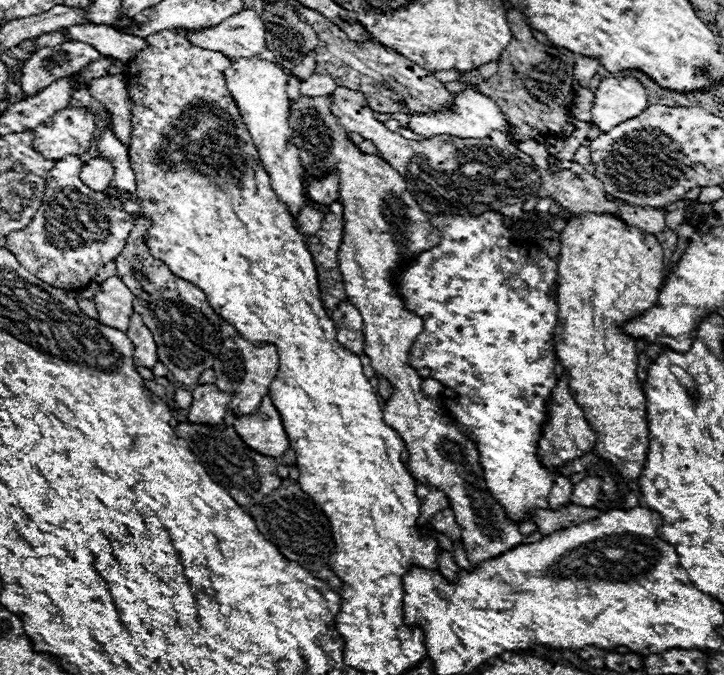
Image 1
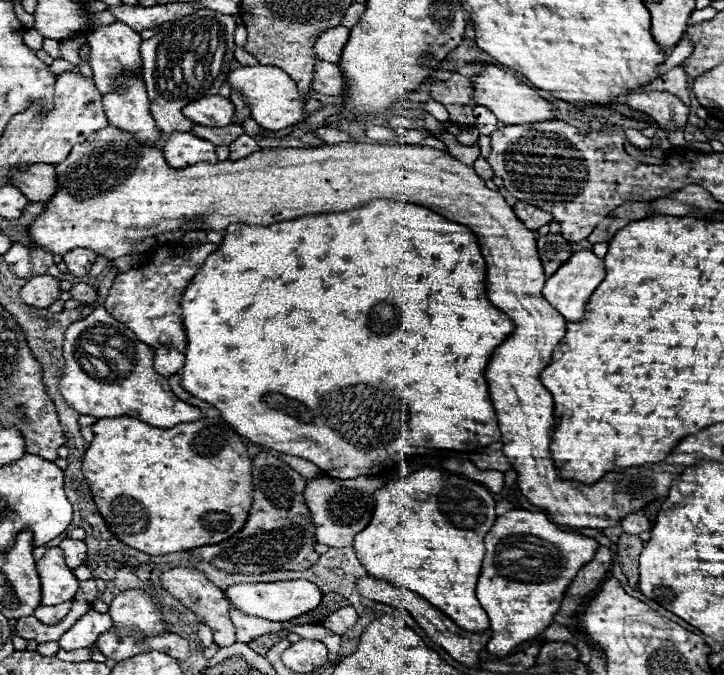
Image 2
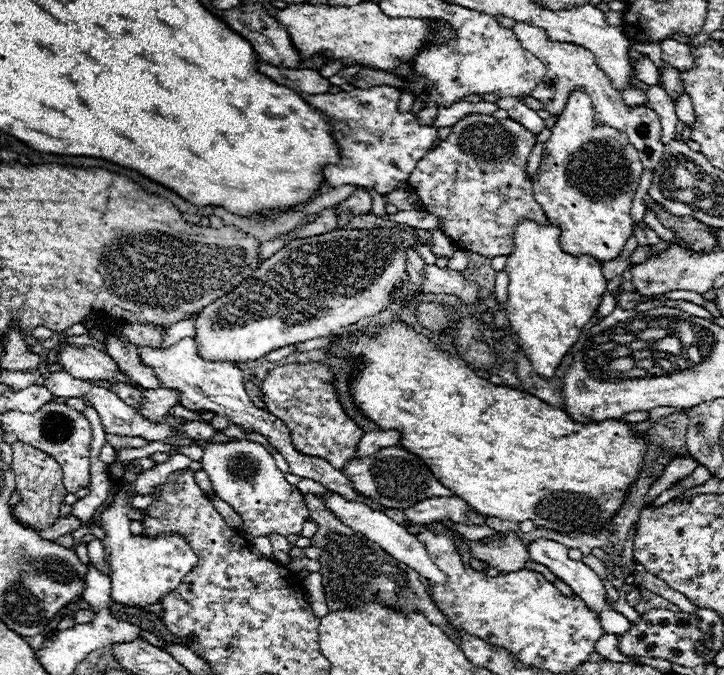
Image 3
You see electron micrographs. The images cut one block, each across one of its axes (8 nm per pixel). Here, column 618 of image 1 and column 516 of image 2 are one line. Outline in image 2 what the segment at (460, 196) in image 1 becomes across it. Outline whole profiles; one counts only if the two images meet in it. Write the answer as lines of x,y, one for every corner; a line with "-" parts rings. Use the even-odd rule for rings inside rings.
516,202
514,204
514,212
518,216
520,222
524,222
526,228
530,230
538,230
540,226
546,226
552,222
552,216
536,206
530,206
530,204
524,204
524,202

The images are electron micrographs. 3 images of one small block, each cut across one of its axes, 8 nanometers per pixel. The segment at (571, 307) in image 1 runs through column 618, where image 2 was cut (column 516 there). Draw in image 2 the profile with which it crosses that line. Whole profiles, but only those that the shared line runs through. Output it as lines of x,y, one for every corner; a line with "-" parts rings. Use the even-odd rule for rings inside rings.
106,126
78,148
72,148
70,156
56,164
58,172
58,190
50,202
46,202
46,210
40,218
30,226
30,240
40,250
52,254
66,254
72,248
90,248
96,254
106,256
108,260
116,260
120,256
130,254
132,244
142,238
152,238
162,232
178,230
182,224
188,224
192,218
202,218
206,230
226,230
234,222
246,224
274,224
306,214
326,214
326,212
342,212
356,206
366,204
374,198
384,200
402,200
420,204
430,208
444,218
468,226
478,236
481,254
486,260
486,288
488,300
500,308
504,314
512,318
516,330
494,350
488,368
486,382
490,388
490,398
496,408
500,434
504,442
504,456
510,460
512,468
518,474
518,486
522,494
538,508
544,508
552,514
550,522
562,524
568,528
608,528
620,524
624,516
630,512
638,512
646,504
664,498
672,486
672,482
686,468
684,464
674,464
672,458
662,460
660,464
644,464
644,468
626,468
622,474
610,472
600,482
586,486
574,480
558,480
558,472
550,458
550,432
554,430
554,402
552,394
542,386
538,374
550,364
552,350
566,334
566,320
554,310
542,296
542,286
546,282
542,262
536,252
534,232
528,230
506,204
504,196
496,190
486,188
484,180
460,160
428,148
428,146
380,146
380,144
362,144
362,142
342,142
330,144
322,148
266,148
250,154
248,158
218,164
194,164
184,170
172,170
162,152
156,146
140,144
132,134
122,132
114,126

